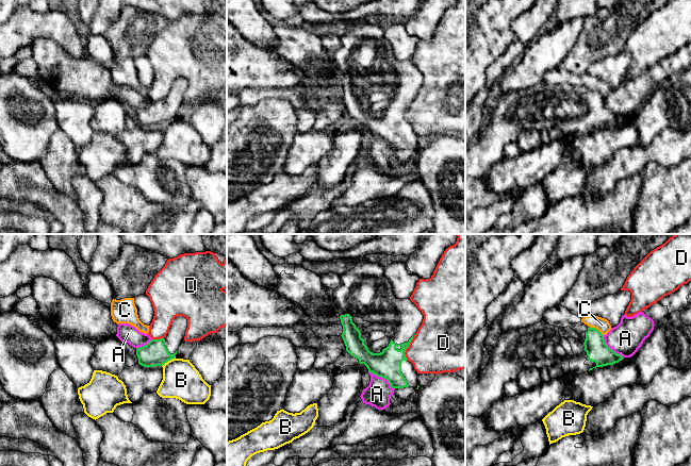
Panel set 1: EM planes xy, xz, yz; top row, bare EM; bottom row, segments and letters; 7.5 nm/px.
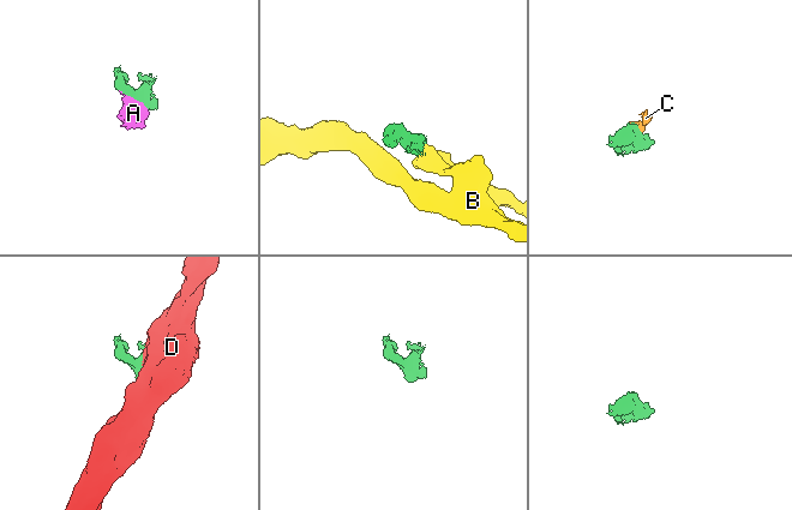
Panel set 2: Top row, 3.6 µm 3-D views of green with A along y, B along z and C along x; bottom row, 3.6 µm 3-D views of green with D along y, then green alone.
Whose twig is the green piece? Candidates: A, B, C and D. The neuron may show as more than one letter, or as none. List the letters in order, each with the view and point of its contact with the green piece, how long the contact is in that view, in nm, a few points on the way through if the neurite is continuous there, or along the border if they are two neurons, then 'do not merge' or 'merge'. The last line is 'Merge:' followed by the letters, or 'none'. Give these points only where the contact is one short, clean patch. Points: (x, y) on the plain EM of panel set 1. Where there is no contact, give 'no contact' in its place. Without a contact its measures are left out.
A: contact xz (382, 138); length 240 nm; do not merge
B: contact xy (168, 121); length 130 nm; border xy (175, 118), (162, 128); do not merge
C: contact yz (596, 90); length 130 nm; border yz (589, 87), (596, 90), (603, 97); do not merge
D: contact xz (408, 107); length 220 nm; do not merge
Merge: none

